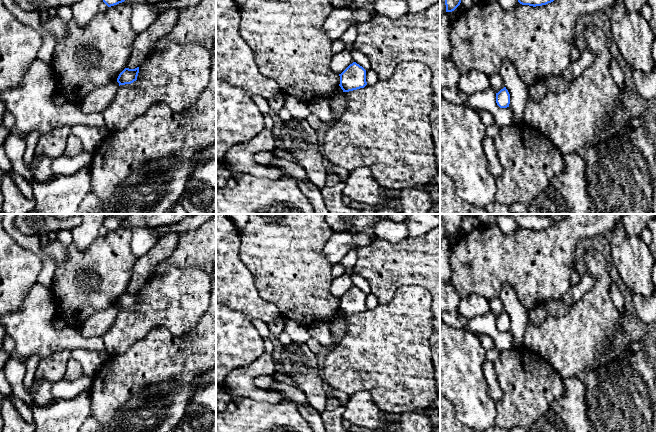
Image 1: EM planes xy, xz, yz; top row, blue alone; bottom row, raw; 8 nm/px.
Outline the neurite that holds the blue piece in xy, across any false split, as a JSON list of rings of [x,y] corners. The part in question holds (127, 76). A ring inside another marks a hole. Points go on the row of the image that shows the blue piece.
[[[139,67],[135,69],[125,68],[118,76],[117,82],[120,85],[131,84],[137,80]]]

